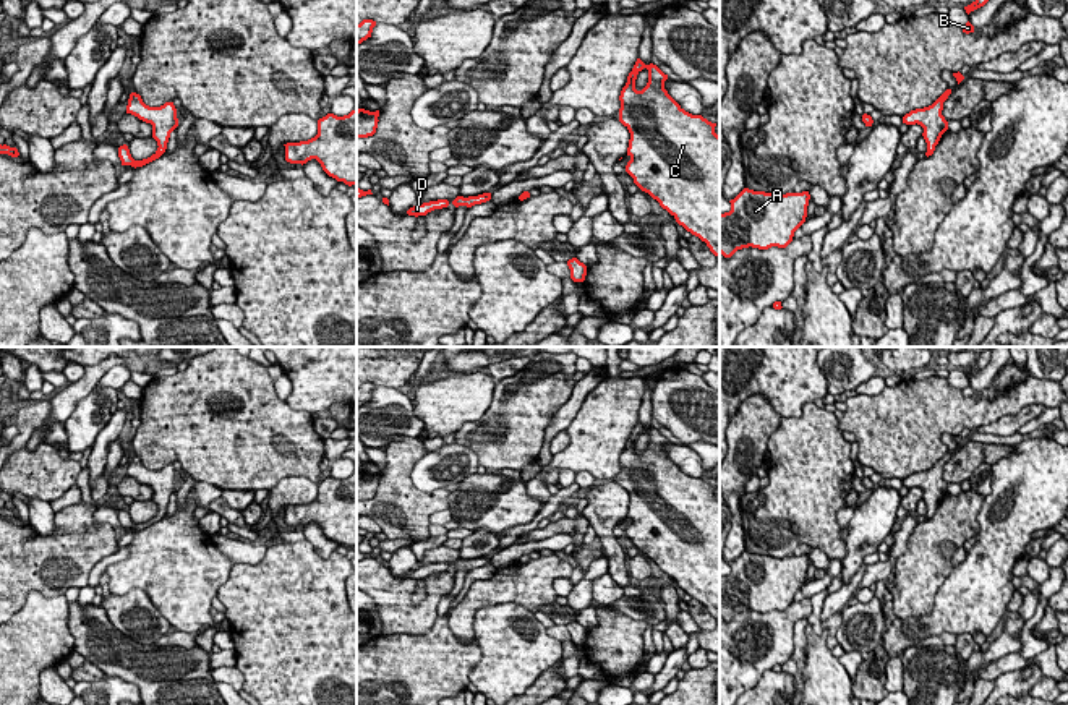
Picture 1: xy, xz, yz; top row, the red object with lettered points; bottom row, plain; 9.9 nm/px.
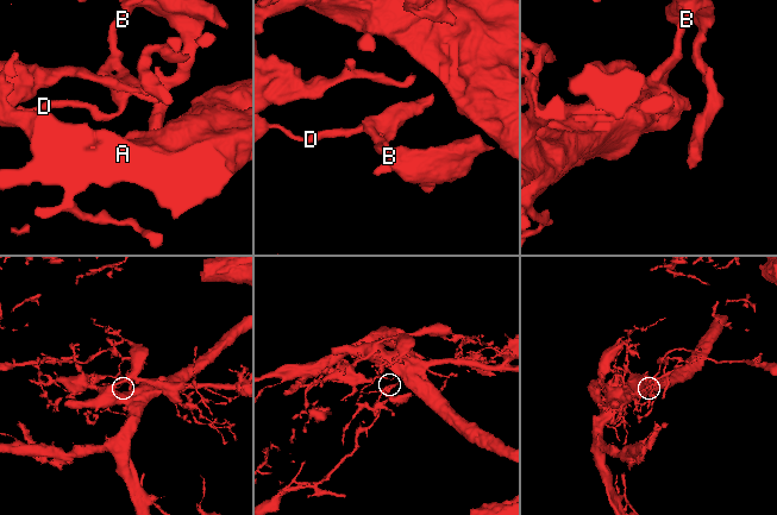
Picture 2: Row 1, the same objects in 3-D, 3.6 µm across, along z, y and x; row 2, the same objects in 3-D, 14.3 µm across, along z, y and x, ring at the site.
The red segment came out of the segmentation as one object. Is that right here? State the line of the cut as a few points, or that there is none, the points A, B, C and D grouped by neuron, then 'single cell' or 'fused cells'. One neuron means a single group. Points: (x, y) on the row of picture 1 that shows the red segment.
cut xy (166, 146), (159, 149); groups A C D / B; fused cells

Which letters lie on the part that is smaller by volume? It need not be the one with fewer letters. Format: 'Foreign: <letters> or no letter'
Foreign: B

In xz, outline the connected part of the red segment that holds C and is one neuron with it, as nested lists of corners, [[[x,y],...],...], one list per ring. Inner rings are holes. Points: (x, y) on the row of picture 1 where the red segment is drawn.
[[[637,58],[621,91],[619,122],[630,133],[627,147],[630,160],[626,165],[626,172],[642,191],[656,199],[687,232],[705,241],[720,259],[720,136],[715,133],[716,123],[708,122],[702,115],[686,112],[664,89],[666,79],[668,75],[656,65],[645,65]],[[643,68],[648,70],[648,83],[642,91],[637,91],[635,79]]]

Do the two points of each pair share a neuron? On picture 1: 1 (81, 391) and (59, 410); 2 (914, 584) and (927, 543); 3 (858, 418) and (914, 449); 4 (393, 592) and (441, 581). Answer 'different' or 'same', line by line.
1: same
2: same
3: same
4: same

